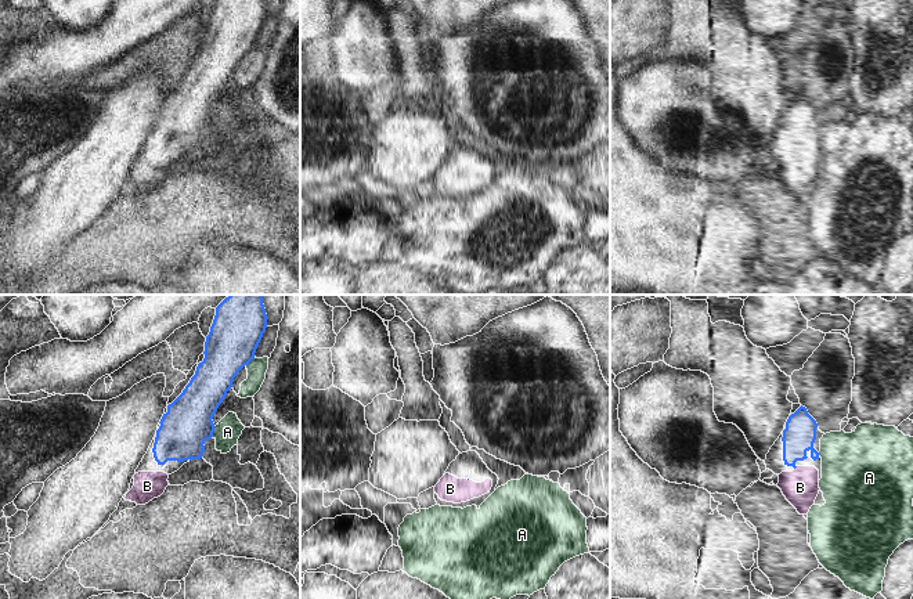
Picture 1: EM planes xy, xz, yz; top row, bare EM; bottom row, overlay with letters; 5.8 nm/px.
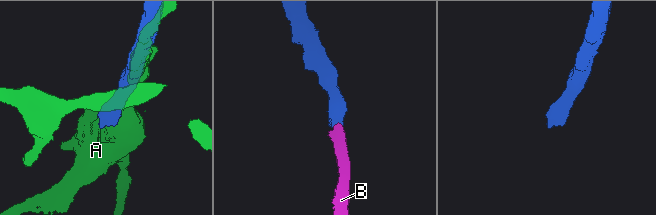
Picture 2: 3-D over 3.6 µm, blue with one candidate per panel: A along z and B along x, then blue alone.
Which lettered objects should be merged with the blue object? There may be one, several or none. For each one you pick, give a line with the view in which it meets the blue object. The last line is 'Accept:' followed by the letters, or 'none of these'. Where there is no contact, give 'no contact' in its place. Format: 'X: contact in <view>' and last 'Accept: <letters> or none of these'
B: no contact
Accept: B

